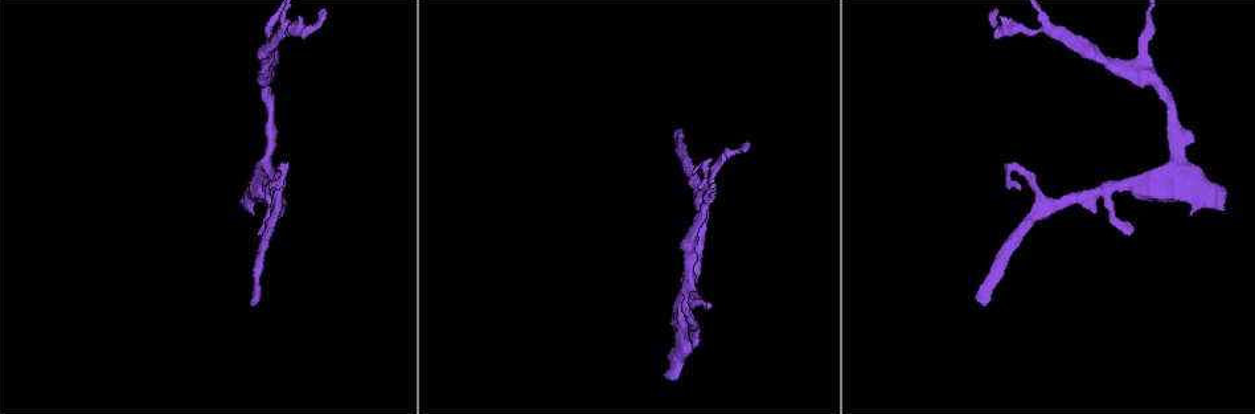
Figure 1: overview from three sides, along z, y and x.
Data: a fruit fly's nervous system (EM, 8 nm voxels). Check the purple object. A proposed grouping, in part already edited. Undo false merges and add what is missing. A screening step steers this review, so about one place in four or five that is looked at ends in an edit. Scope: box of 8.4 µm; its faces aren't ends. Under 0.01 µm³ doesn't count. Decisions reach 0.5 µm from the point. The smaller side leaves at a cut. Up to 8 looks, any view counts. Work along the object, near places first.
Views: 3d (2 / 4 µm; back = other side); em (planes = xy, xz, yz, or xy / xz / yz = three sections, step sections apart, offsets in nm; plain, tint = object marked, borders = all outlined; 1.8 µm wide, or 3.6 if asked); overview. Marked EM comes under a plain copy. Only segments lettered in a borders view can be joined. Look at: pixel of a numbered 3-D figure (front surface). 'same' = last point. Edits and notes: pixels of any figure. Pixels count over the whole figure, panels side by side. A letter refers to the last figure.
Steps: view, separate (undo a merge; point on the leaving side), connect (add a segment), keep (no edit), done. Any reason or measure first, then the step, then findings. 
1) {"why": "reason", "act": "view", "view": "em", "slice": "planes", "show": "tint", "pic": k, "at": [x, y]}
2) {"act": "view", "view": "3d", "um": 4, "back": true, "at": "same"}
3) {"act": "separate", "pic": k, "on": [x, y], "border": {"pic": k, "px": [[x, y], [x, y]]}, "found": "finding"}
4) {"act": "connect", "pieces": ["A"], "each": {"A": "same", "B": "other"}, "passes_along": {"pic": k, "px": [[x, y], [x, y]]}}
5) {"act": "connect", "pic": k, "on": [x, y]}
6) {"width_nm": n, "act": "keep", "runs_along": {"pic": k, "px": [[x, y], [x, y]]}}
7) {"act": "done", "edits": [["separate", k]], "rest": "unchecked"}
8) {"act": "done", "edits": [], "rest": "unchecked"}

{"why": "branch stops here", "act": "view", "view": "em", "slice": "xz", "step": 16, "show": "borders", "pic": 1, "at": [674, 139]}

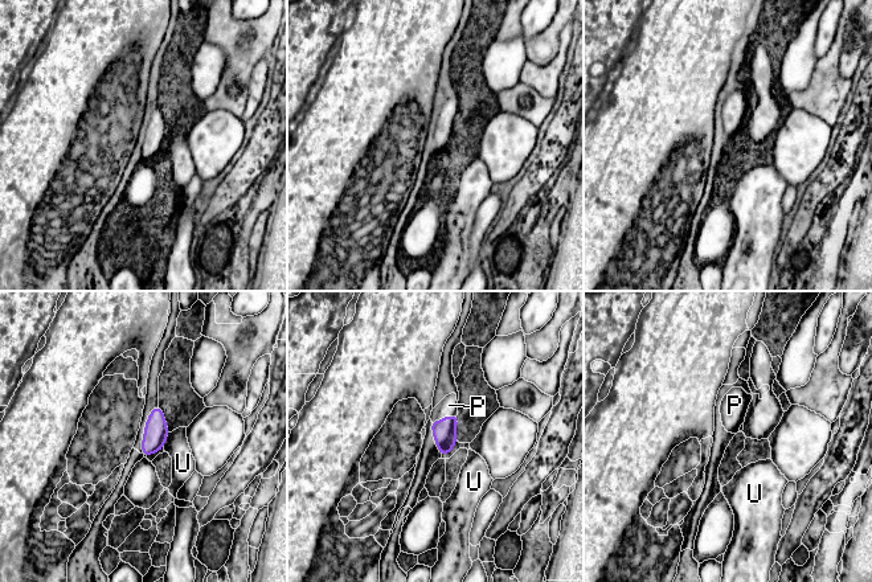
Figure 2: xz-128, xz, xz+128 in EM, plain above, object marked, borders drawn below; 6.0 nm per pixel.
{"act": "connect", "pieces": ["P"], "each": {"P": "same", "U": "other"}, "passes_along": {"pic": 2, "px": [[443, 431], [445, 417], [449, 405]]}, "found": "it goes on there"}

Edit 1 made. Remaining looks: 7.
{"why": "a fork", "act": "view", "view": "em", "slice": "xz", "step": 4, "show": "tint", "pic": 1, "at": [272, 190]}

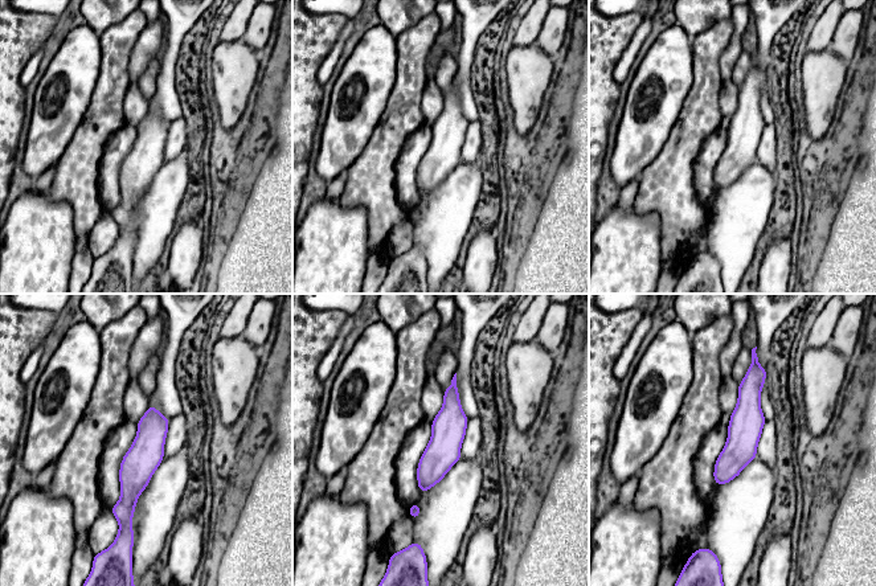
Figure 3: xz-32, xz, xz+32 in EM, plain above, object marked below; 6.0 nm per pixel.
{"act": "view", "view": "em", "slice": "planes", "show": "borders", "at": "same"}

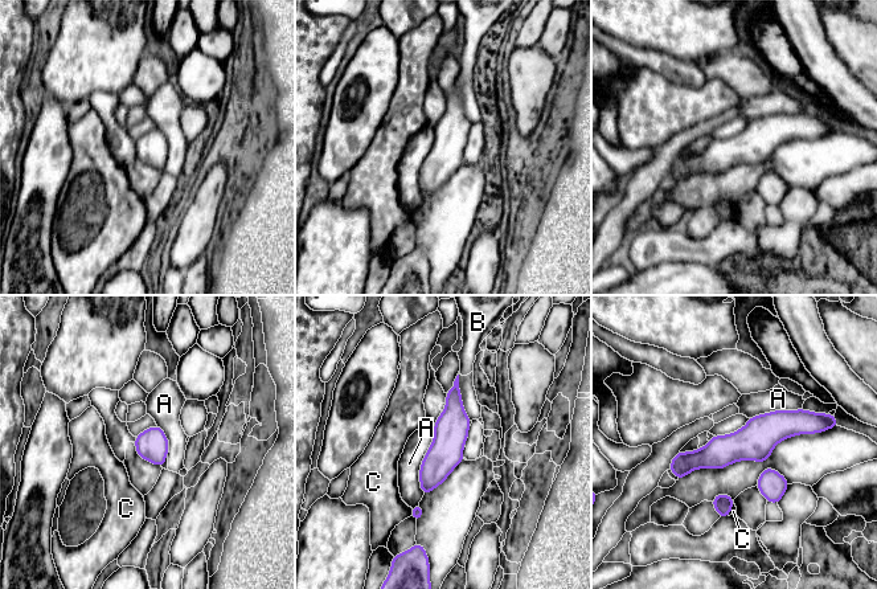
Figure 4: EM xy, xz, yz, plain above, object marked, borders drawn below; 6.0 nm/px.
{"act": "keep", "each": {"A": "other", "B": "other", "C": "other"}, "runs_along": {"pic": 4, "px": [[818, 429], [774, 426], [672, 467]]}, "found": "continuous, no second cell"}

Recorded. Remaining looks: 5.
{"why": "sudden change in width", "act": "view", "view": "em", "slice": "planes", "show": "tint", "pic": 1, "at": [705, 204]}

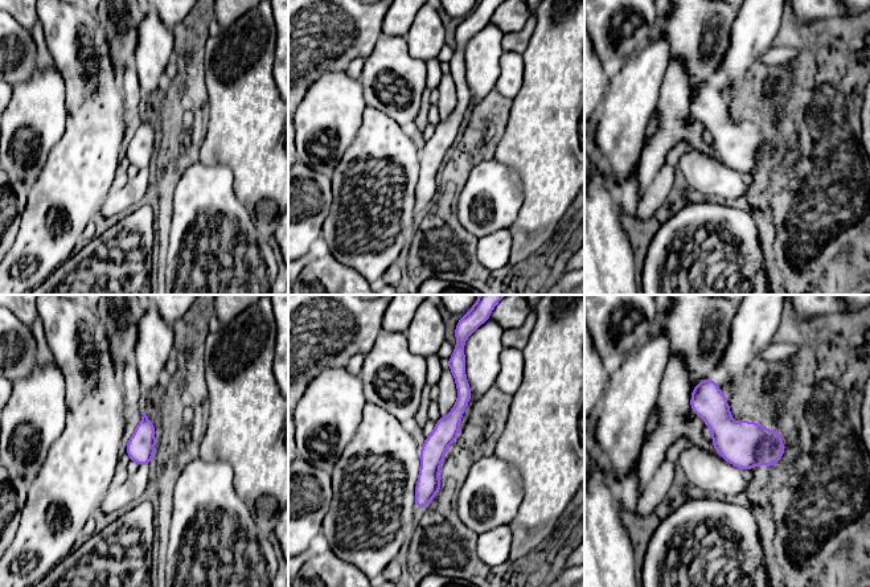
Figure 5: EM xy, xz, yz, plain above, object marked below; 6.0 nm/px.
{"why": "see the neighbours", "act": "view", "view": "em", "slice": "planes", "show": "borders", "at": "same"}

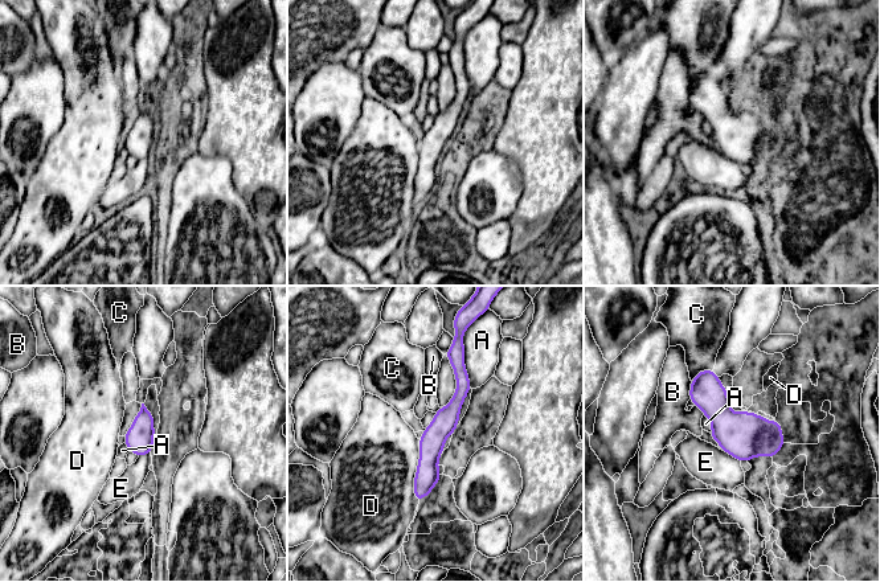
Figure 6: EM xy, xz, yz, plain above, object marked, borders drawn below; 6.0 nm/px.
{"act": "keep", "each": {"A": "other", "B": "other", "C": "other", "D": "other", "E": "other"}, "border": {"pic": 6, "px": [[463, 347], [463, 364], [471, 386]]}, "found": "continuous, no second cell"}

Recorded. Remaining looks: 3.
{"act": "done", "edits": [["connect", 2]], "rest": "unchecked"}

